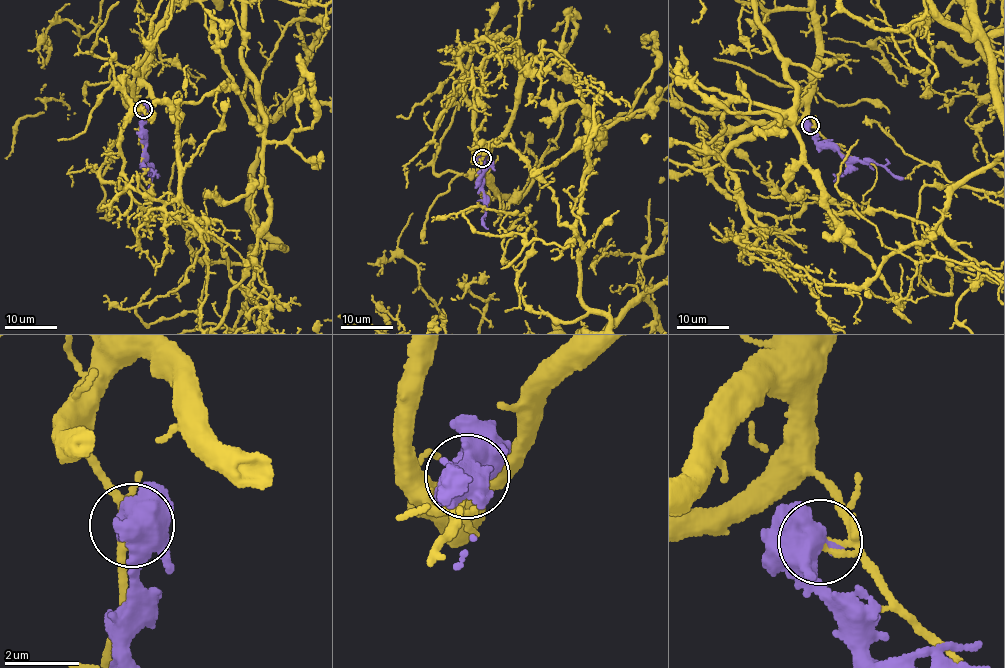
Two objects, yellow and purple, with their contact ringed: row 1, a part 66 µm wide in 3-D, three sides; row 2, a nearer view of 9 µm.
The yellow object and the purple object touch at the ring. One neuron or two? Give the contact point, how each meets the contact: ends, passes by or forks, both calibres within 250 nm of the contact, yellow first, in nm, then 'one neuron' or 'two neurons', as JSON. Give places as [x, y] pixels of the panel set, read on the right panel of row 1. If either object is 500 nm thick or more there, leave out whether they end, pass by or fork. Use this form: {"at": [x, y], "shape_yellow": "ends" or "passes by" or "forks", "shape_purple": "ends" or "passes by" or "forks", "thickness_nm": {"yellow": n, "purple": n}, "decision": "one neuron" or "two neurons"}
{"at": [810, 125], "thickness_nm": {"yellow": 100, "purple": 800}, "decision": "two neurons"}

